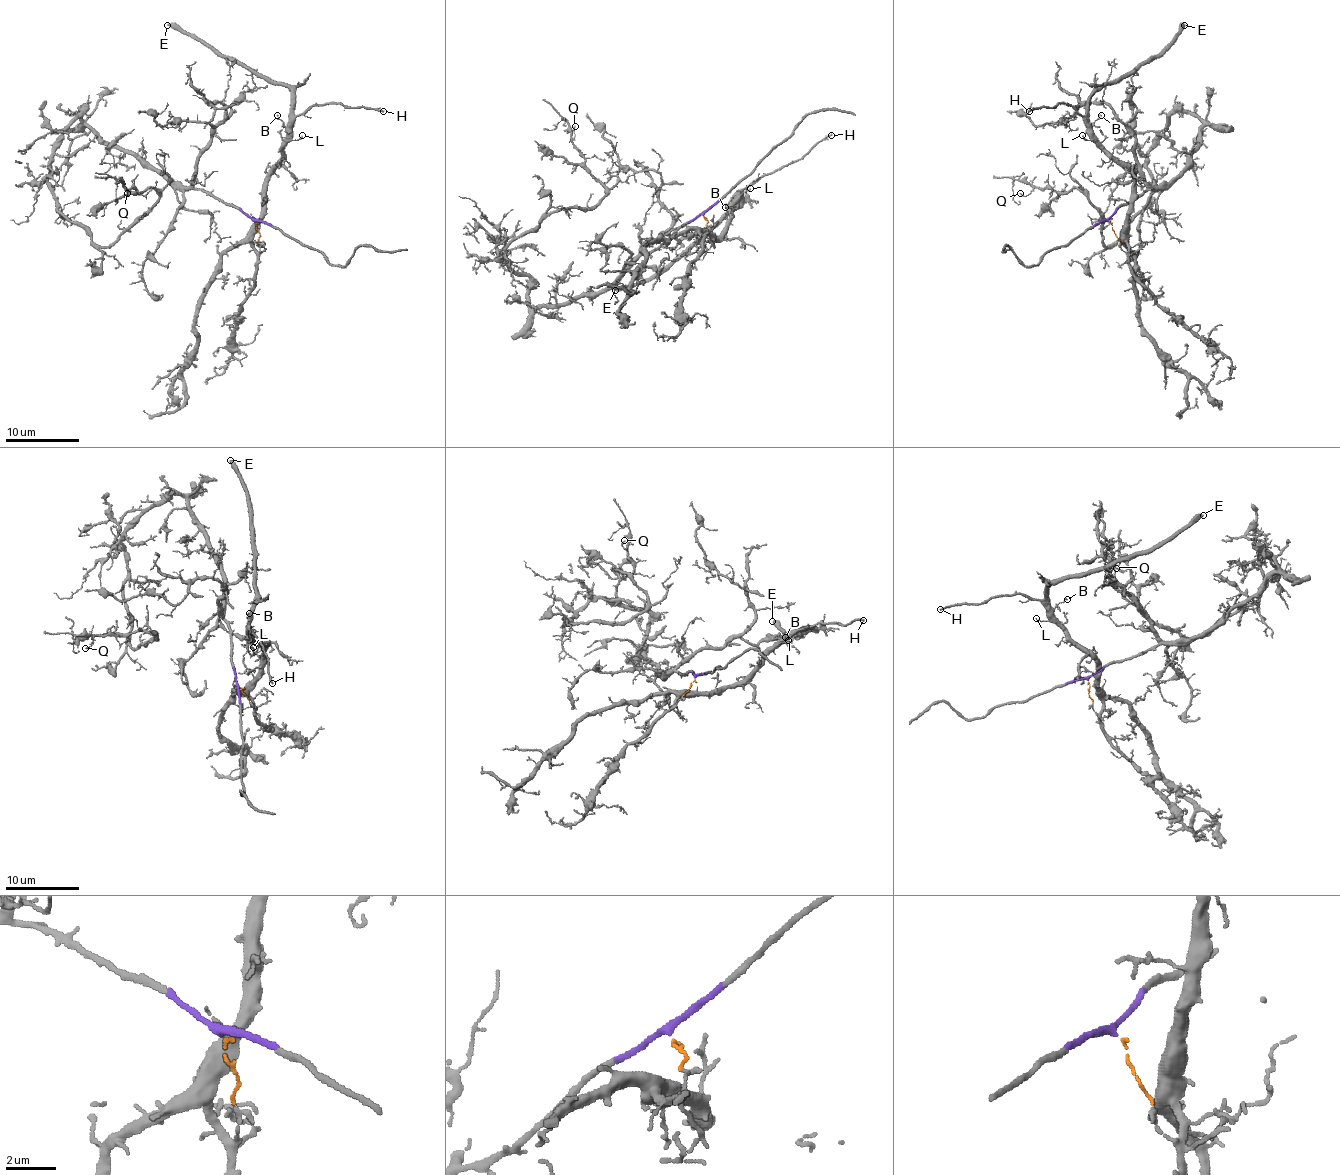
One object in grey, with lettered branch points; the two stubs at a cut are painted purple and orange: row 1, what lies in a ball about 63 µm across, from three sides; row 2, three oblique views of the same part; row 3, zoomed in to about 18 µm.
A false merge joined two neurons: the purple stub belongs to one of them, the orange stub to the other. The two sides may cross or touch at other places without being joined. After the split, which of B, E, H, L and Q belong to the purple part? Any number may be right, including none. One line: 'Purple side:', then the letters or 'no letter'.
Purple side: Q

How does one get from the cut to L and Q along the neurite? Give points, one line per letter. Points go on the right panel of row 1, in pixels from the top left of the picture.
L: (1111, 223), (1125, 252), (1133, 175), (1081, 135)
Q: (1109, 221), (1186, 166), (1199, 120), (1169, 117), (1147, 155), (1151, 199), (1111, 247), (1076, 188), (1019, 194)

